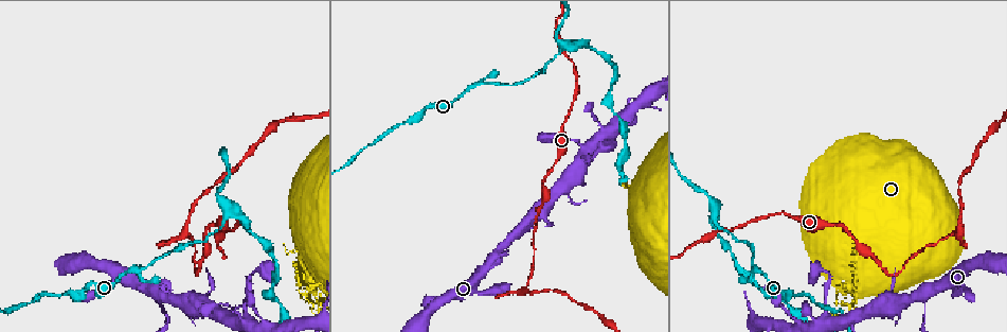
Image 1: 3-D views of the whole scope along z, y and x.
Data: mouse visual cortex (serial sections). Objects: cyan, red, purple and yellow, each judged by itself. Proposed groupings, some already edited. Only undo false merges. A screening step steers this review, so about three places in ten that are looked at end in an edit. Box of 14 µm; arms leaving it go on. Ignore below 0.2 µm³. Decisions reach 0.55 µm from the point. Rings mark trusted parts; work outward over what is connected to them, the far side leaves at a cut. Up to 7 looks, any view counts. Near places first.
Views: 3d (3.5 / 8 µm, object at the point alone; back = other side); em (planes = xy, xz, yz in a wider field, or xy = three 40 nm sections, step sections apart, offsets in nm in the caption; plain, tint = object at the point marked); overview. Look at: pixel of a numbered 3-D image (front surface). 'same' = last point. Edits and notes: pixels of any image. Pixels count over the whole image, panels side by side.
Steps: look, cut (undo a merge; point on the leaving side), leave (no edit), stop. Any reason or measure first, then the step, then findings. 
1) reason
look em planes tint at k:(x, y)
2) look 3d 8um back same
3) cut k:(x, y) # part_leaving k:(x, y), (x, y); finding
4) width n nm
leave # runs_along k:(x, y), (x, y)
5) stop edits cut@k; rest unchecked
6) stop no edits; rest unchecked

abrupt turn
look 3d 8um back at 1:(843, 286)

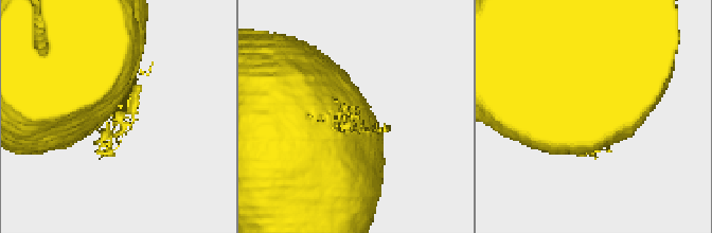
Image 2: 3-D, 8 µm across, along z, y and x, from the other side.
arm_widths 150, 700 nm; now the EM
look em xy step 3 tint at 2:(353, 118)

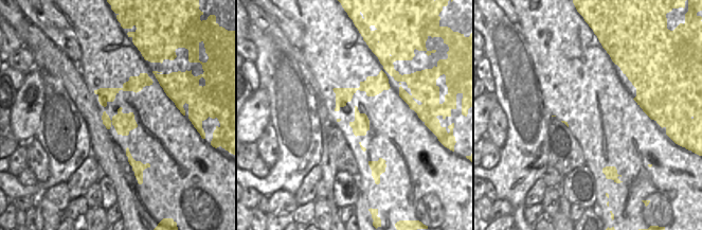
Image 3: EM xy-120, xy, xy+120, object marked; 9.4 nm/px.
leave # runs_along 2:(575, 100), (591, 112), (585, 137); one cell here

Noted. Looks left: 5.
sudden change in width
look 3d 3.5um at 1:(833, 224)

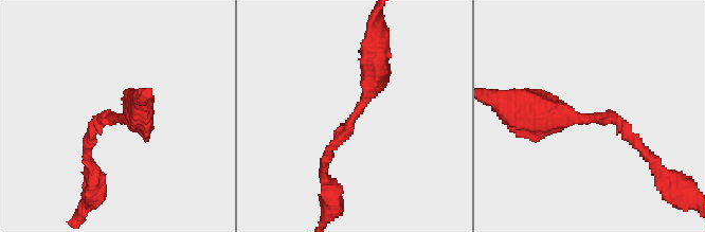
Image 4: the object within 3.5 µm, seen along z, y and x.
now the EM
look em xy step 1 tint at 4:(588, 116)

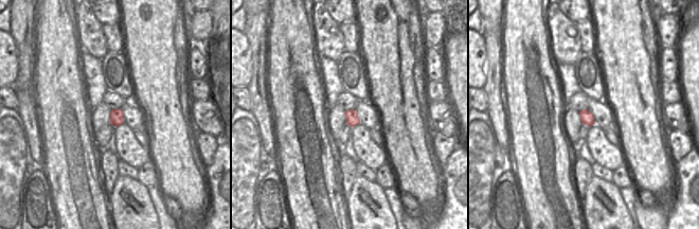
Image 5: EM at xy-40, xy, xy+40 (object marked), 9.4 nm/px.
arm_widths 150, 450 nm
leave # runs_along 4:(376, 51), (376, 84), (324, 165); all the same cell

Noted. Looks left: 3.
sharp bend
look 3d 8um at 1:(567, 47)

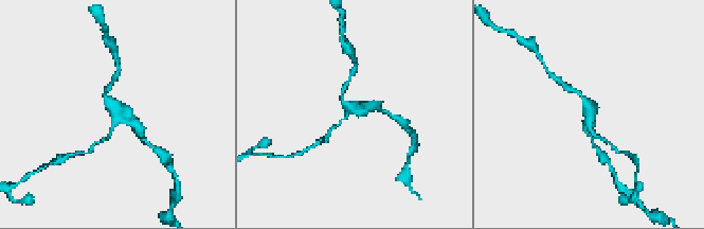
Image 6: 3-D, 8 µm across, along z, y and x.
now the EM
look em xy step 2 tint at 6:(355, 108)

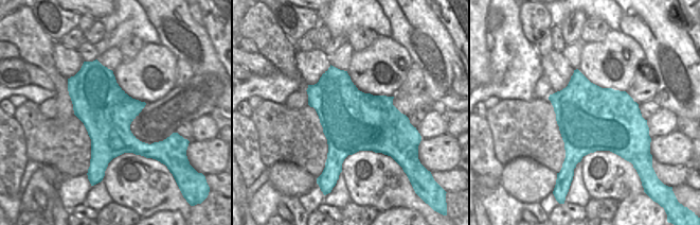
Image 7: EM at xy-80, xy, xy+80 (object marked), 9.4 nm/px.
leave # runs_along 6:(341, 122), (349, 108), (377, 107); continuous, no second cell

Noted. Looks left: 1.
stop no edits; rest unchecked

